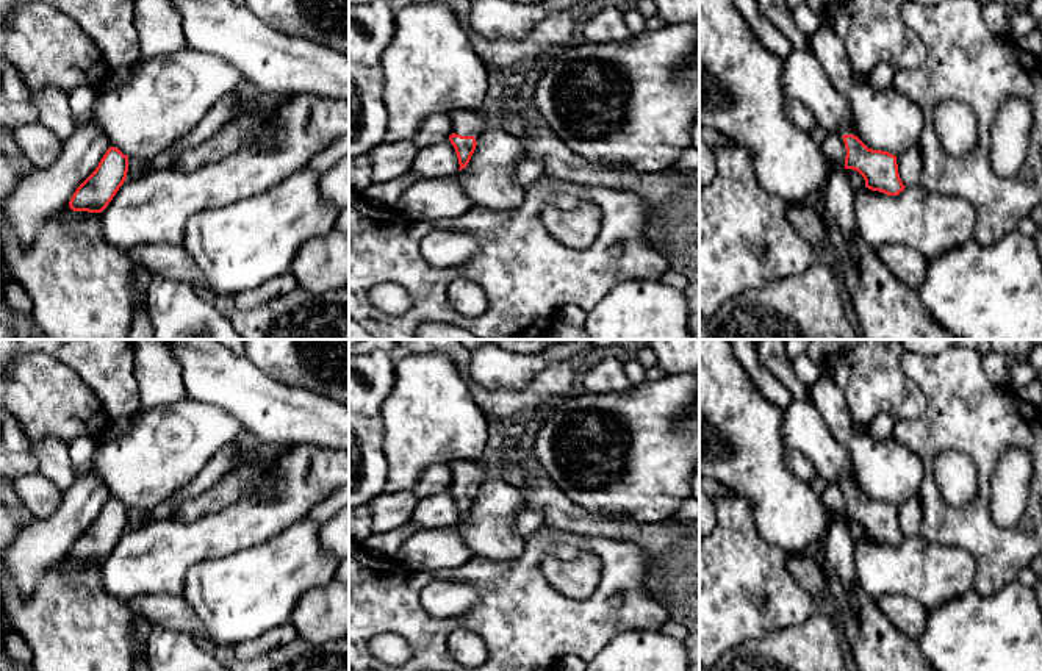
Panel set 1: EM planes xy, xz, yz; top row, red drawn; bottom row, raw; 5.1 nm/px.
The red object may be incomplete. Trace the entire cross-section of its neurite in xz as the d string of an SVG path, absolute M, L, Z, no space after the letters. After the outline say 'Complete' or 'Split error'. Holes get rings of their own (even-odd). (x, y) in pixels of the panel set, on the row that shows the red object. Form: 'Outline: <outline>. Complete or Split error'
Outline: M454 111L452 113L454 133L449 136L455 149L460 169L465 169L476 150L476 135L482 135L491 128L507 128L507 119L499 114L483 114L480 111Z. Split error

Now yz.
Outline: M828 131L821 152L828 161L857 170L865 180L865 188L871 191L898 196L906 188L898 174L896 156L868 149L854 135L840 136L839 131Z. Split error

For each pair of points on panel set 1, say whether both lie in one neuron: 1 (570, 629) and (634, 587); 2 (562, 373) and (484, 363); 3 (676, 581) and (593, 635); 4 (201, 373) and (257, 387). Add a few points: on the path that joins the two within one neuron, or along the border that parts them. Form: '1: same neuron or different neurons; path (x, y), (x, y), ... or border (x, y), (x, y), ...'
1: same neuron; path (585, 613), (612, 587), (618, 587)
2: different neurons; border (574, 355), (551, 360), (521, 388), (510, 390)
3: different neurons; border (645, 562), (643, 587), (665, 609), (670, 618)
4: same neuron; path (215, 376), (243, 387)

